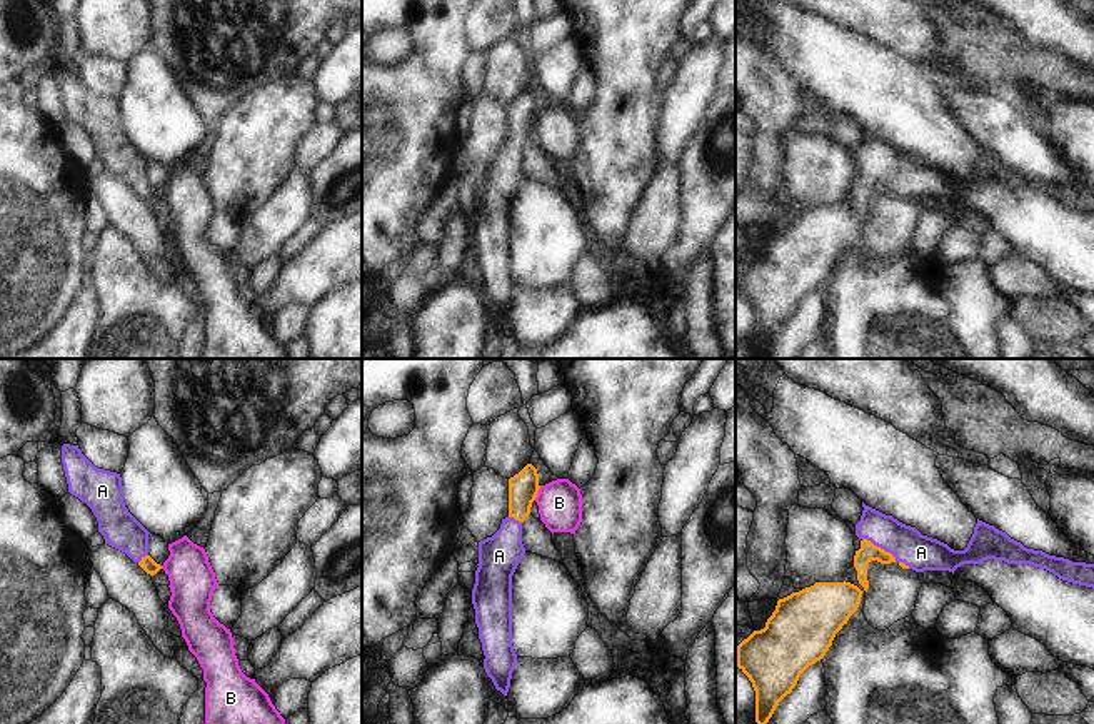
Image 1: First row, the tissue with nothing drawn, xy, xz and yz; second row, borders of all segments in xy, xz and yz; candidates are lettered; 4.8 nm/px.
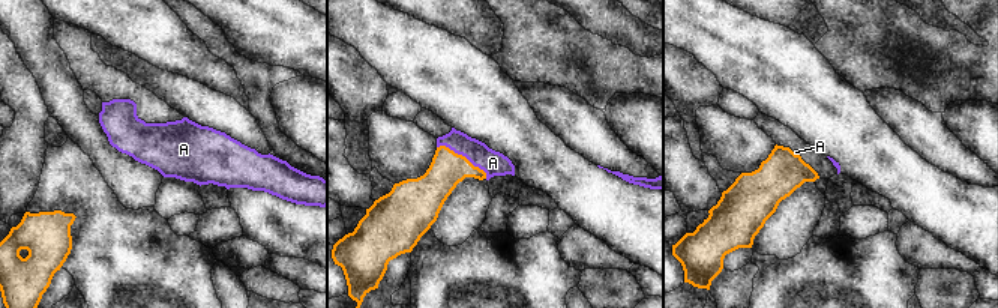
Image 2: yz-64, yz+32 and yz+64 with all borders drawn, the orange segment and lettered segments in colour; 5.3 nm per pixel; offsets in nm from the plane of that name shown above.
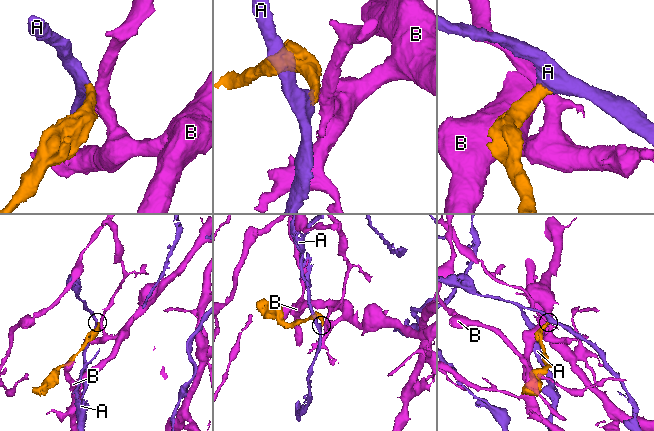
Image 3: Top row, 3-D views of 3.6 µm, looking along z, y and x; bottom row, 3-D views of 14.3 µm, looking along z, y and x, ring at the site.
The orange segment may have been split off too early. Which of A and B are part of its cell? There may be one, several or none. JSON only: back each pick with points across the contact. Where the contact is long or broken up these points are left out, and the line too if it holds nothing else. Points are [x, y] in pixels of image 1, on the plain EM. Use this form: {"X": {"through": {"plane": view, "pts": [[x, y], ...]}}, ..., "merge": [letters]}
{"A": {"through": {"plane": "yz", "pts": [[868, 177], [879, 174], [909, 174], [921, 179]]}}, "merge": ["A"]}

